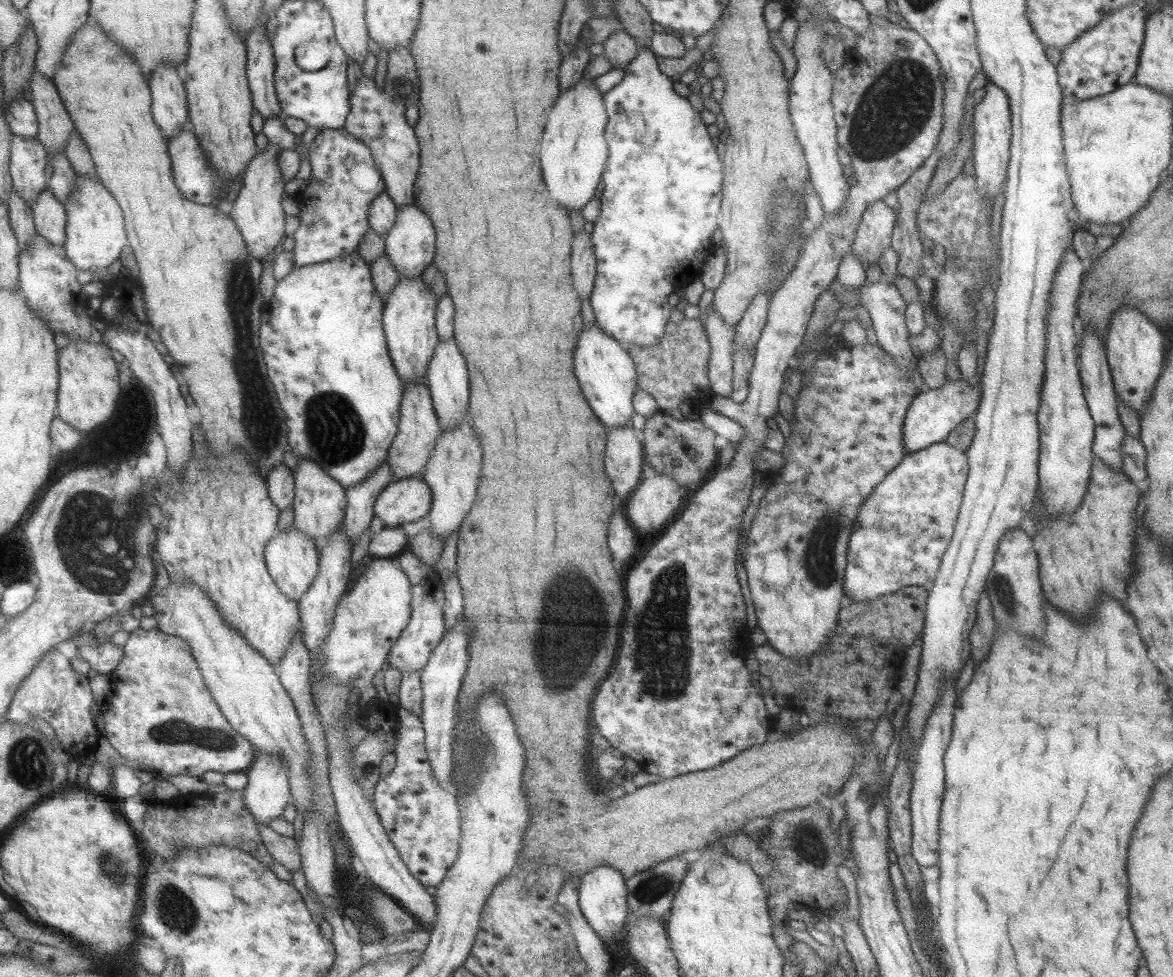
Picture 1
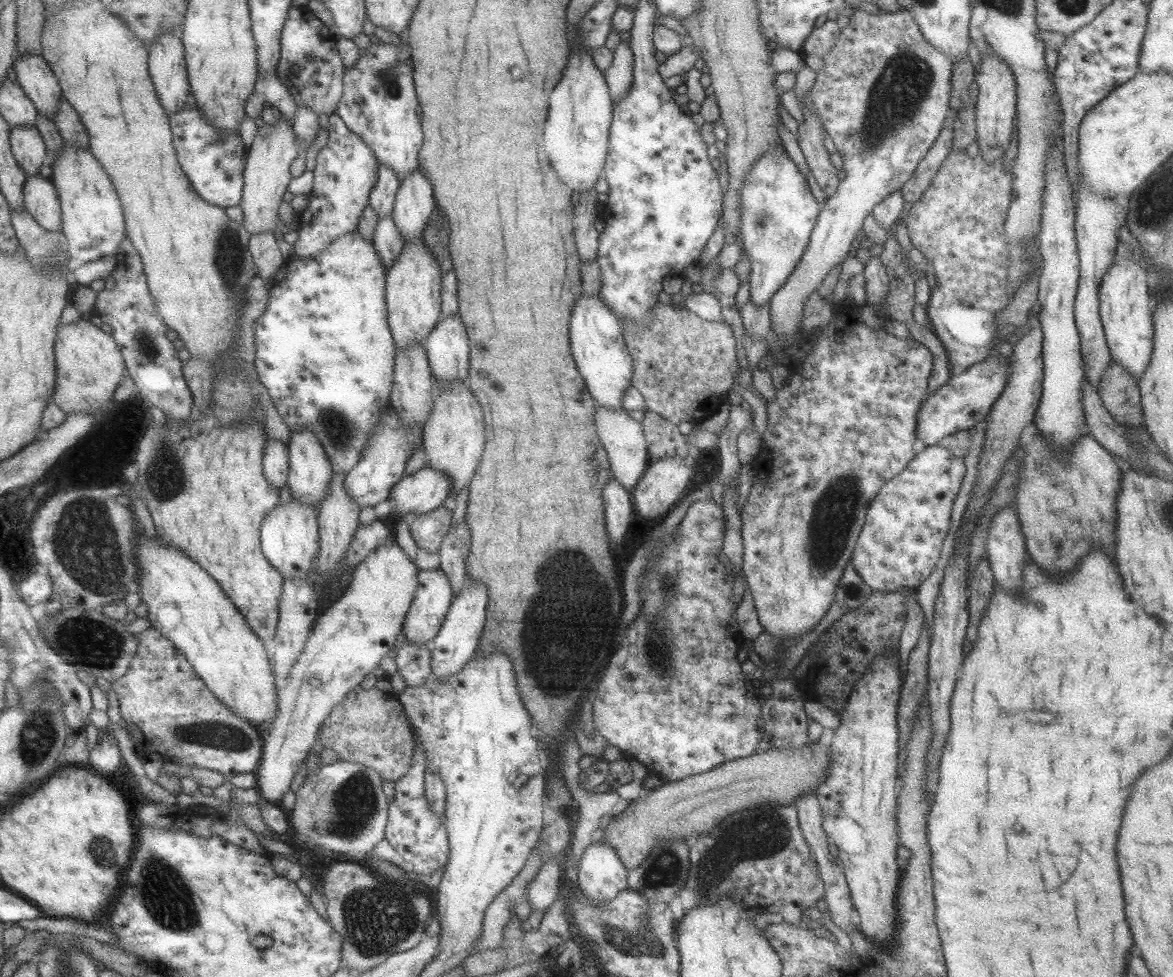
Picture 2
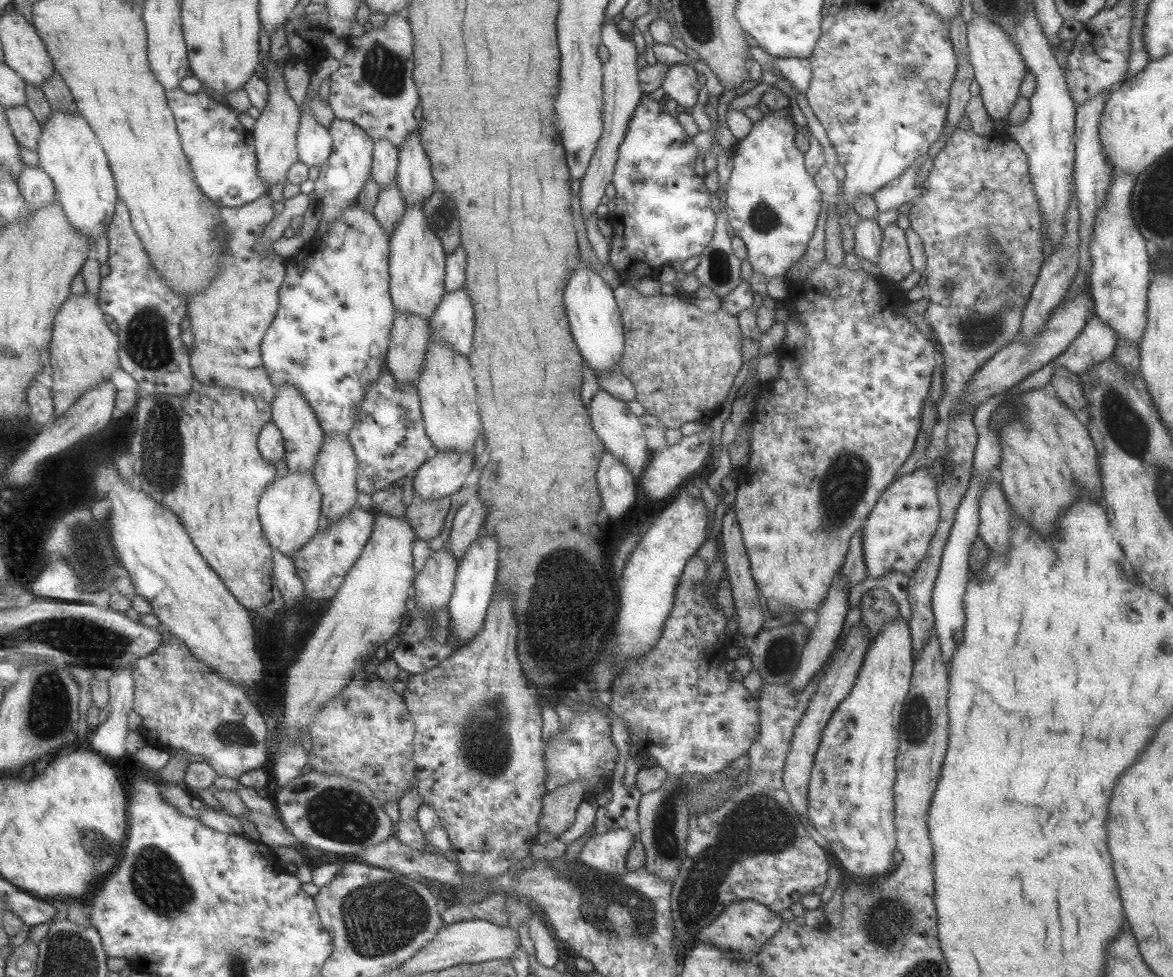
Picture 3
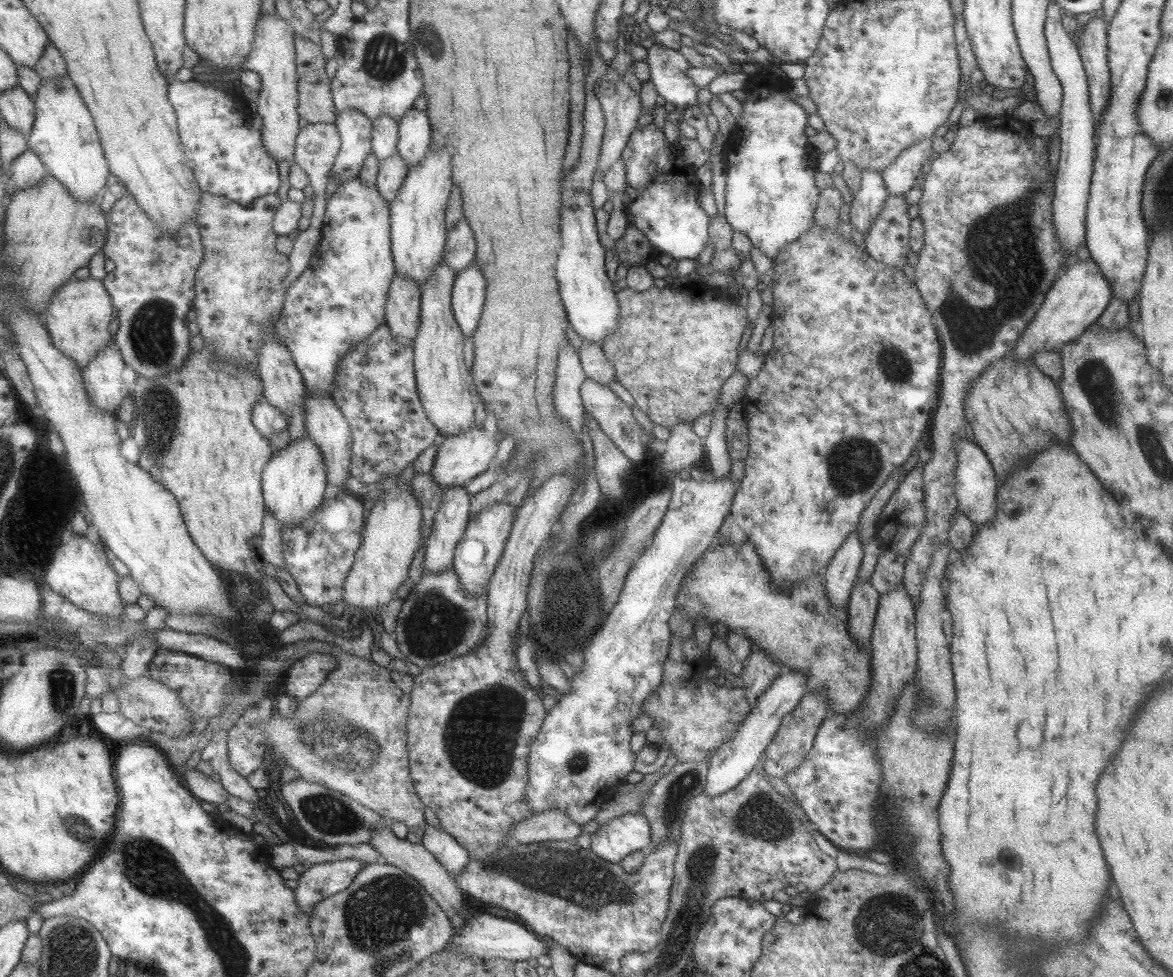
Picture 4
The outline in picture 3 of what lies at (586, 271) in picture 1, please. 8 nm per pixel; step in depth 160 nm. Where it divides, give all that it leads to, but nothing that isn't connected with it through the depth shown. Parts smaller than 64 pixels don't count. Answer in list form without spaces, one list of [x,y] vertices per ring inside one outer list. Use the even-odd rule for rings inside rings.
[[[613,18],[604,21],[600,28],[600,42],[608,51],[608,60],[602,65],[602,119],[603,130],[595,147],[595,152],[591,157],[589,166],[580,178],[580,191],[578,199],[580,204],[580,215],[583,221],[595,212],[595,207],[603,198],[605,186],[611,183],[613,165],[617,156],[617,147],[625,134],[627,121],[631,118],[631,113],[635,110],[636,104],[641,98],[642,91],[638,84],[638,69],[635,65],[637,52],[632,39],[625,40],[621,32],[613,23]]]

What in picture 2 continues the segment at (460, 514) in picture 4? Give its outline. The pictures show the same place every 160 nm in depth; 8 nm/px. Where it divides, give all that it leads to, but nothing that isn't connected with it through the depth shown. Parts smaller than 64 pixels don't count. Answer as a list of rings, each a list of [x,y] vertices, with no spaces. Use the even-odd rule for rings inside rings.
[[[439,567],[430,570],[419,570],[416,577],[418,585],[415,589],[410,607],[406,612],[401,633],[403,633],[404,636],[403,643],[406,642],[406,644],[420,646],[420,644],[428,644],[432,638],[435,638],[437,631],[443,624],[453,594],[445,573],[443,573]]]

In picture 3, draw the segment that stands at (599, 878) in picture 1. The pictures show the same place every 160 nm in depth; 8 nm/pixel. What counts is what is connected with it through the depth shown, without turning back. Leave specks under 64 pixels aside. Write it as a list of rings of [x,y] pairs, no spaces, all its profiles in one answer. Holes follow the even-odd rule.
[[[613,828],[603,834],[589,837],[578,852],[578,861],[601,874],[618,877],[625,874],[626,854],[632,840],[637,838],[630,830]]]

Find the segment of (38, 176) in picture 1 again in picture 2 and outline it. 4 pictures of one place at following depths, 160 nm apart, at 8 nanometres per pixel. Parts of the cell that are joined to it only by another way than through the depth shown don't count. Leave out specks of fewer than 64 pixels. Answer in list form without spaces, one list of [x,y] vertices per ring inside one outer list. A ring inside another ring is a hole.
[[[18,126],[11,131],[11,144],[19,166],[28,178],[39,175],[48,156],[46,139],[36,126]]]

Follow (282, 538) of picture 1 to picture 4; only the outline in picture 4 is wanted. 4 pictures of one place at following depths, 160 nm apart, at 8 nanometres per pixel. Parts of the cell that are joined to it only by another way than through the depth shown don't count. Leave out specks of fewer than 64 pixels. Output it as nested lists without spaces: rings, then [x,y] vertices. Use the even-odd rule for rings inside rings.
[[[307,434],[295,441],[289,440],[286,448],[271,454],[261,484],[265,509],[281,527],[301,524],[317,510],[324,500],[325,465],[317,446],[311,443]]]

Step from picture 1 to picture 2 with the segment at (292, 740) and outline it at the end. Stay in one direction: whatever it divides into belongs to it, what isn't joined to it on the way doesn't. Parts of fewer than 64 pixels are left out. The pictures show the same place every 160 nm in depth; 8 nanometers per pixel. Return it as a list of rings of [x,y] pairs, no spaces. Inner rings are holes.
[[[141,527],[135,554],[140,570],[137,591],[148,604],[148,619],[186,654],[199,676],[227,707],[251,726],[265,730],[261,724],[278,716],[278,692],[264,644],[221,584],[194,559],[162,542],[157,531],[155,534],[155,540],[149,541]]]

